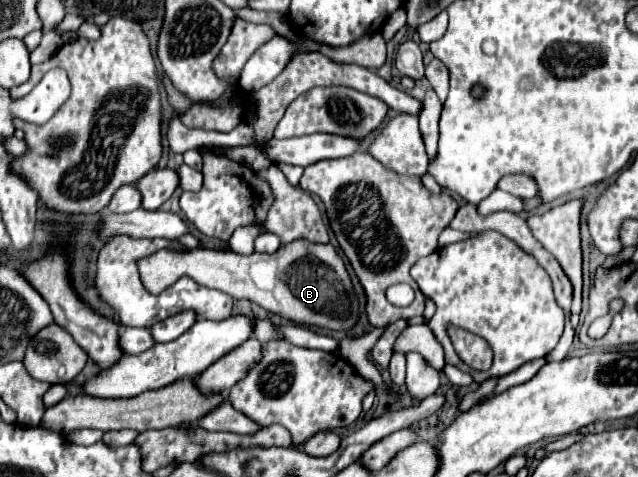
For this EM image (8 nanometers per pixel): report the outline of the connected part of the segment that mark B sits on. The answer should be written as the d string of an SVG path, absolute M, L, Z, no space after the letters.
M294 240L292 244L282 244L274 254L254 252L248 256L238 254L234 250L208 250L208 248L194 248L186 254L178 254L172 250L160 250L154 256L140 260L138 270L142 276L144 288L148 288L148 292L152 292L152 294L164 292L180 276L190 276L202 286L222 290L236 300L240 300L240 298L250 300L250 302L262 306L264 310L278 314L278 316L286 318L288 322L294 322L300 326L316 326L316 328L350 334L354 330L354 326L358 324L358 316L360 316L360 300L356 296L352 278L346 272L344 260L338 256L338 252L332 244L312 244L310 240Z

